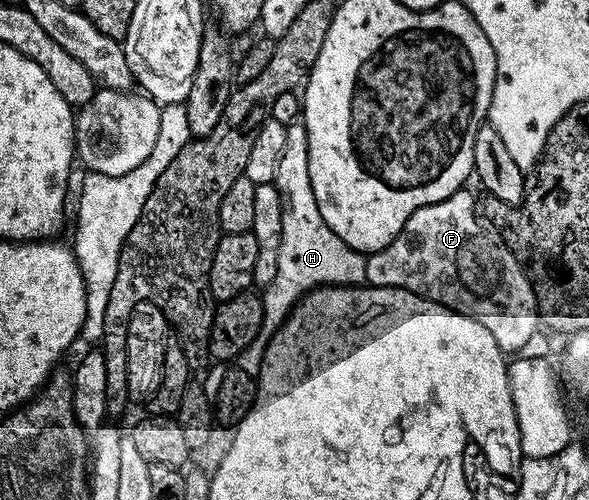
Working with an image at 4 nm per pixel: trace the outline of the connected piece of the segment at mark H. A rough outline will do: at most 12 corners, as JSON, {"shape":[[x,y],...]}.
{"shape":[[288,125],[274,181],[286,197],[278,274],[263,289],[264,345],[313,288],[360,286],[368,256],[318,214],[308,135]]}

